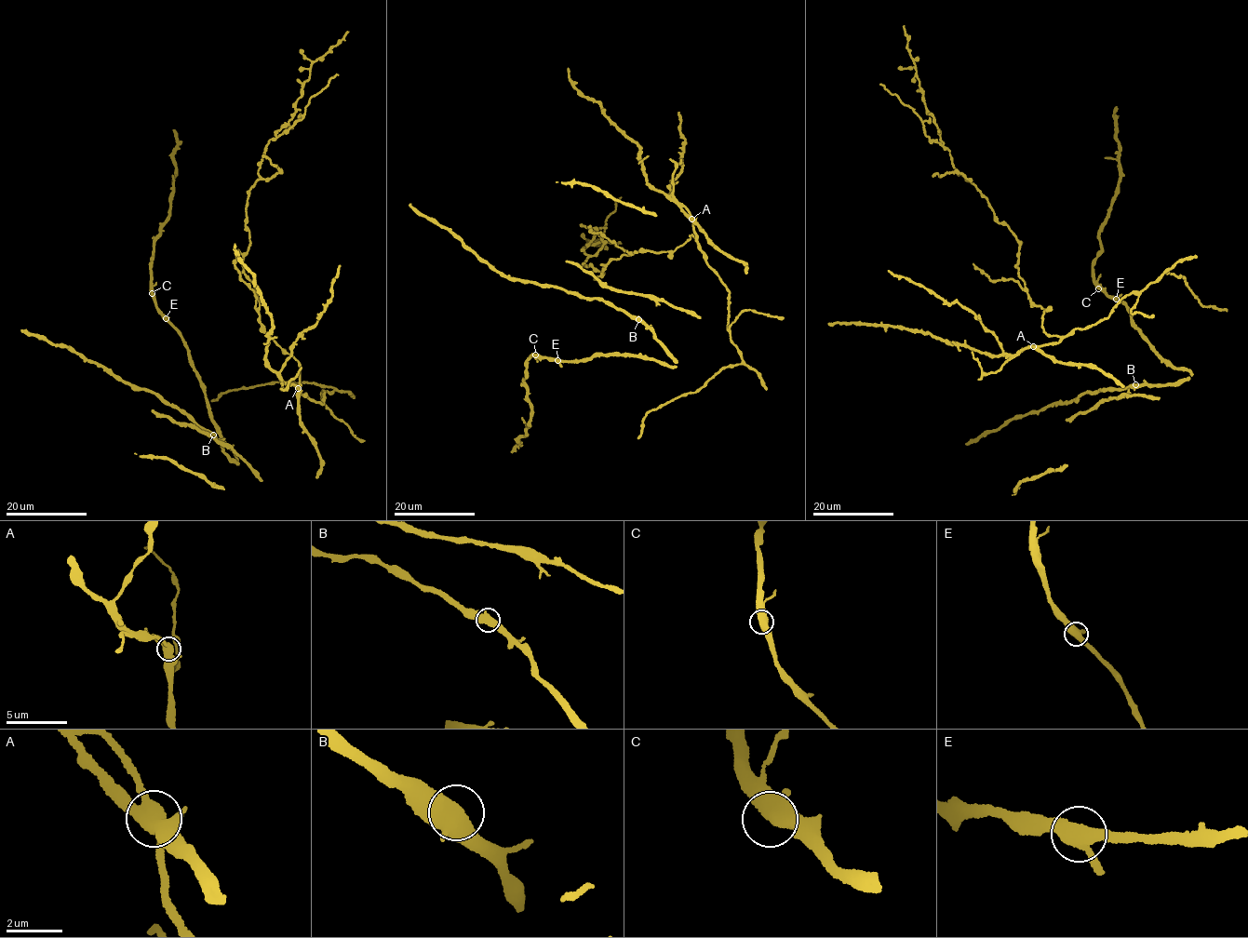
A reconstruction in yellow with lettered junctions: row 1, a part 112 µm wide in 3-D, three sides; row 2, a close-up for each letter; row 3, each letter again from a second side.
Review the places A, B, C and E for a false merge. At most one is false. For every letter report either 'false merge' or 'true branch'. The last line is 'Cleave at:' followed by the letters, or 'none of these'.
A: true branch
B: true branch
C: true branch
E: true branch
Cleave at: none of these

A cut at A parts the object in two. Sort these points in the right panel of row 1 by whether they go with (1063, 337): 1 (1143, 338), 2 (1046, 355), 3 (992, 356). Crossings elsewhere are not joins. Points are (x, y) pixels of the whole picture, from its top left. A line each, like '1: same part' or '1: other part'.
1: other part
2: other part
3: other part

